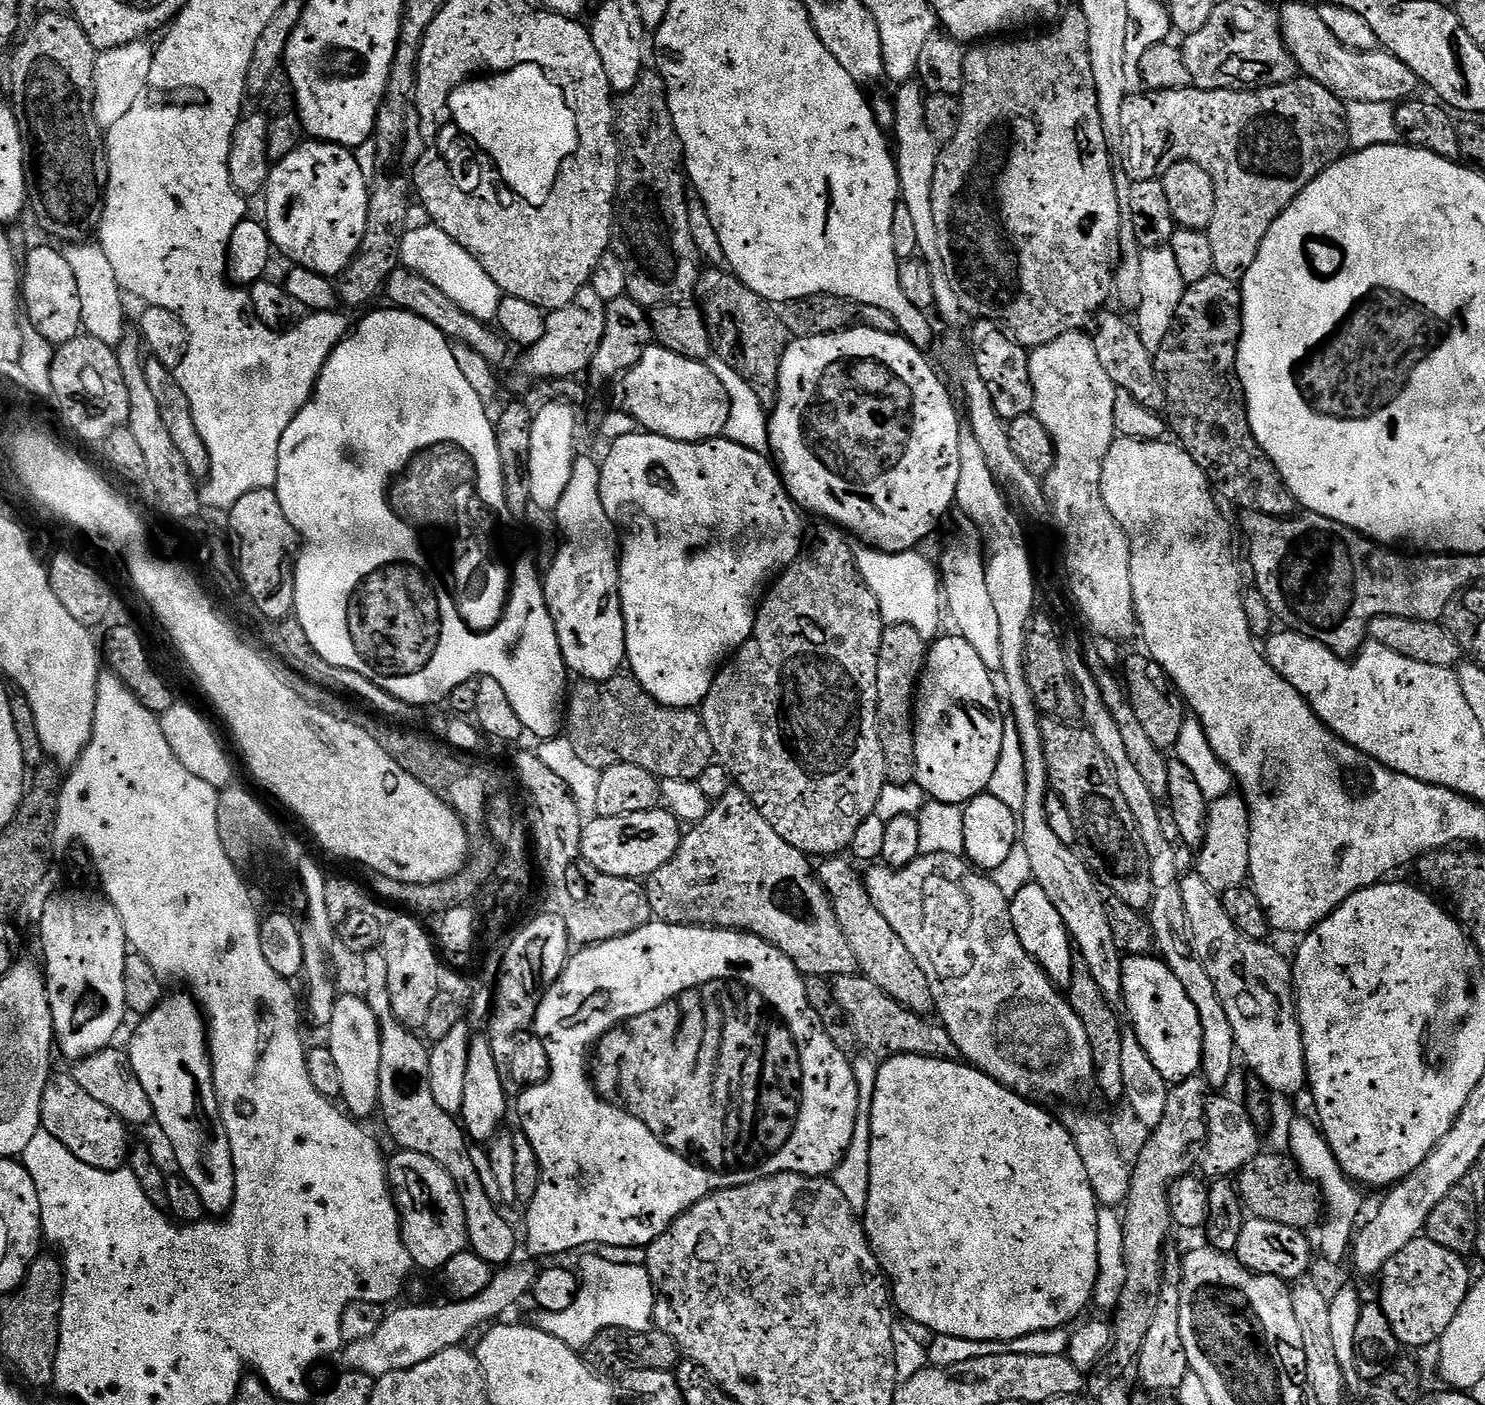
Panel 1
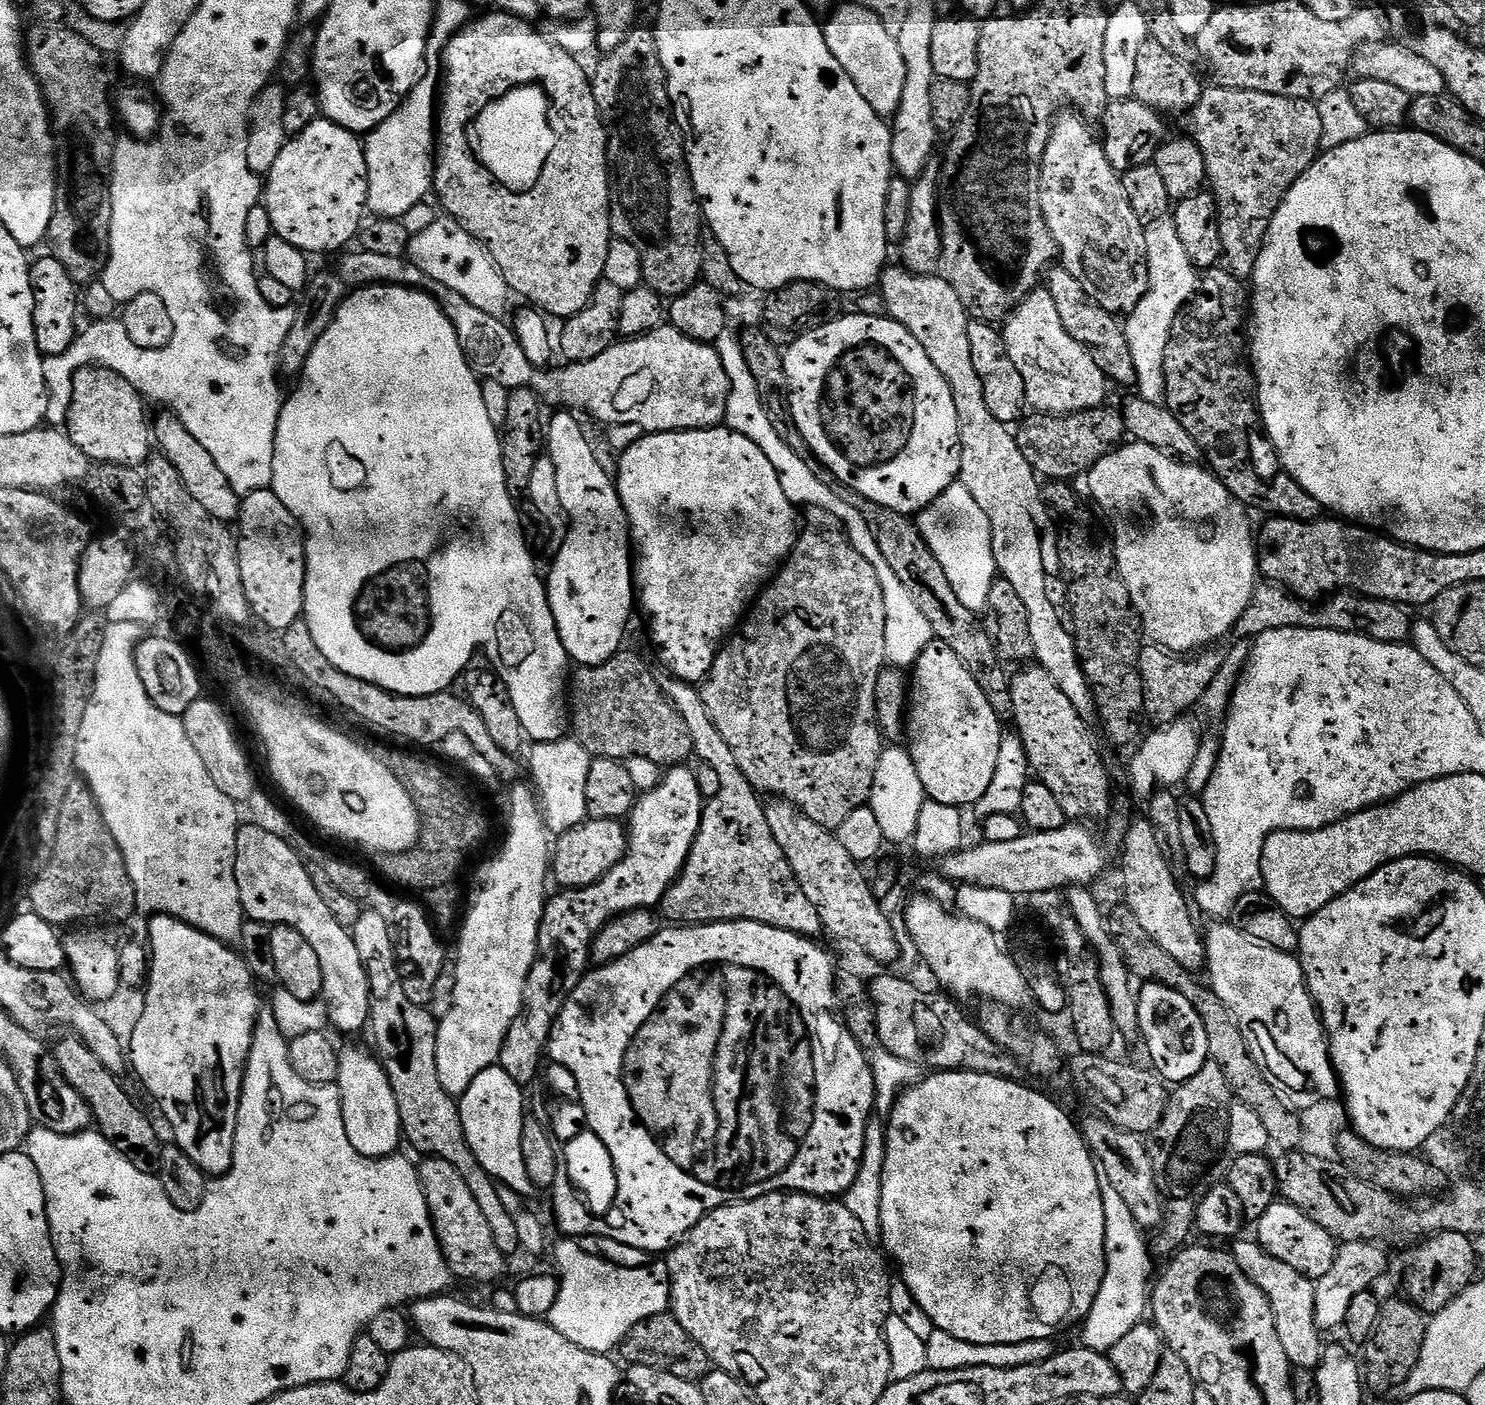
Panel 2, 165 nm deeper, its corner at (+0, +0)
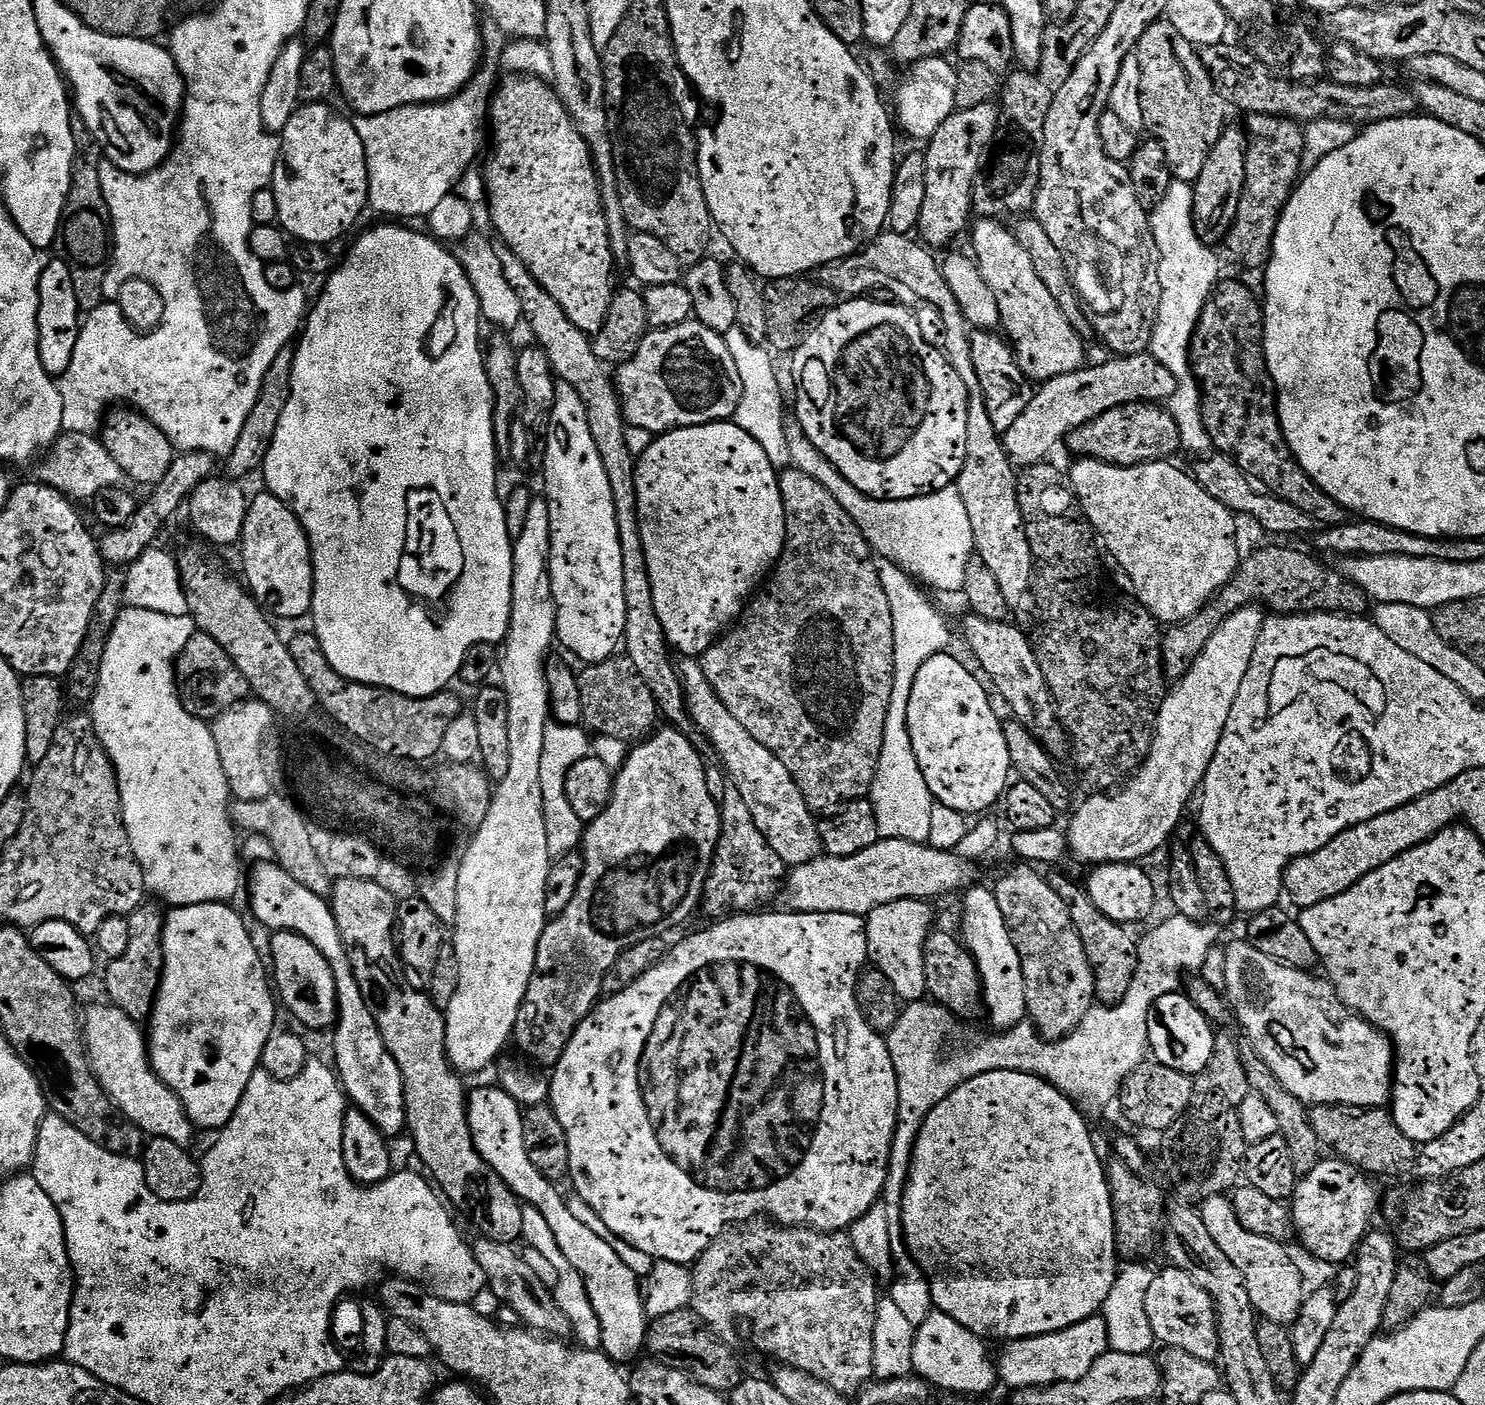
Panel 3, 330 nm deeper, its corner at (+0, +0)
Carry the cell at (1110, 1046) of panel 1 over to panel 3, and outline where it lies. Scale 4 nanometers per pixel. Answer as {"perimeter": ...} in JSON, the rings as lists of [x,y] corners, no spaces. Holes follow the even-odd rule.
{"perimeter":[[[1060,870],[1049,871],[1052,873],[1047,873],[1046,879],[1058,894],[1058,898],[1066,902],[1075,939],[1079,947],[1080,944],[1084,947],[1083,959],[1090,965],[1094,974],[1096,1000],[1104,1006],[1114,1005],[1124,997],[1126,990],[1130,990],[1132,985],[1132,979],[1136,973],[1137,941],[1134,936],[1132,940],[1131,934],[1128,933],[1131,931],[1125,925],[1116,924],[1110,918],[1106,918],[1106,914],[1102,914],[1102,910],[1094,906],[1094,902],[1081,885],[1079,888],[1074,881],[1067,880],[1062,873],[1056,871]]]}

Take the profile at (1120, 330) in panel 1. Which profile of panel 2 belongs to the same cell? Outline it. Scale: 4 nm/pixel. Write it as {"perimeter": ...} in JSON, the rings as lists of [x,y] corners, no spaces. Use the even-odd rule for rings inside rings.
{"perimeter":[[[1056,266],[1047,273],[1046,291],[1054,298],[1054,306],[1058,306],[1058,316],[1066,326],[1066,330],[1086,349],[1092,353],[1094,362],[1103,370],[1105,377],[1113,385],[1136,384],[1136,370],[1134,358],[1130,350],[1130,342],[1124,333],[1124,324],[1113,313],[1107,312],[1102,306],[1098,306],[1092,295],[1085,290],[1082,282],[1074,278],[1062,266]]]}

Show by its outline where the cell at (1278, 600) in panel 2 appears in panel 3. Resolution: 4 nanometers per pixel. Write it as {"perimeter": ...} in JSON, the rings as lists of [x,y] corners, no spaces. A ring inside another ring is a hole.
{"perimeter":[[[1256,548],[1249,556],[1247,553],[1241,559],[1236,573],[1199,612],[1181,624],[1171,625],[1163,633],[1160,659],[1165,677],[1175,682],[1185,676],[1198,654],[1202,654],[1202,646],[1210,642],[1214,630],[1222,626],[1224,619],[1239,608],[1247,608],[1257,602],[1272,614],[1334,612],[1363,617],[1367,613],[1364,611],[1370,608],[1370,601],[1364,591],[1357,584],[1351,584],[1335,567],[1327,568],[1296,548]]]}

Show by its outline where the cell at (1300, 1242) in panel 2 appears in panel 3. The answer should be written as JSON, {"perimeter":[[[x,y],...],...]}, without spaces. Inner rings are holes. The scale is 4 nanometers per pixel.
{"perimeter":[[[1322,1158],[1310,1174],[1297,1179],[1290,1201],[1292,1227],[1310,1255],[1333,1266],[1347,1265],[1355,1257],[1356,1247],[1373,1227],[1376,1188],[1371,1183],[1375,1184],[1360,1169],[1339,1158]]]}

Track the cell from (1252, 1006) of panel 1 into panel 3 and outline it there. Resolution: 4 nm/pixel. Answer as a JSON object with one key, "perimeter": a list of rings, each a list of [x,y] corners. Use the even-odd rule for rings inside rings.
{"perimeter":[[[1240,938],[1232,945],[1224,948],[1225,968],[1226,968],[1226,986],[1222,990],[1226,997],[1231,1015],[1236,1016],[1238,1023],[1244,1027],[1247,1043],[1251,1044],[1252,1049],[1260,1055],[1260,1060],[1266,1062],[1266,1066],[1270,1066],[1270,1070],[1278,1078],[1278,1082],[1282,1082],[1282,1086],[1290,1094],[1294,1094],[1294,1098],[1298,1098],[1306,1106],[1313,1104],[1345,1104],[1346,1106],[1362,1106],[1363,1108],[1383,1108],[1390,1100],[1390,1085],[1394,1079],[1394,1049],[1391,1040],[1379,1032],[1369,1020],[1365,1020],[1358,1012],[1347,1008],[1336,993],[1334,985],[1328,983],[1327,979],[1319,978],[1315,980],[1311,971],[1302,968],[1291,968],[1285,964],[1279,964],[1274,958],[1266,958],[1266,954],[1262,954],[1262,950],[1254,950],[1254,946],[1250,946],[1247,939]]]}

